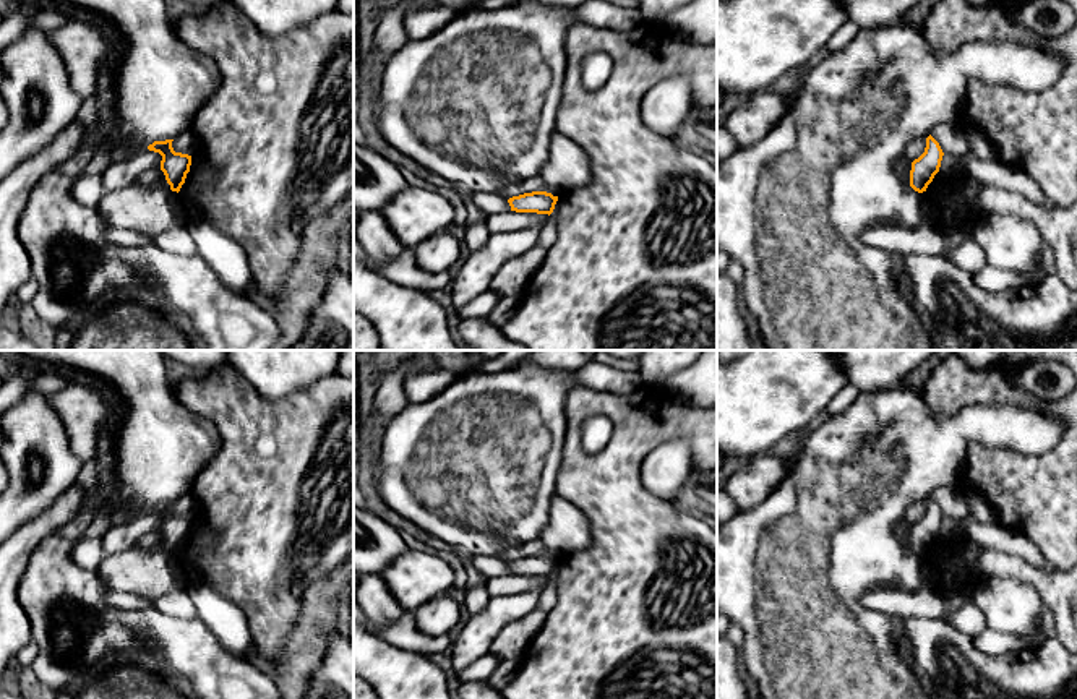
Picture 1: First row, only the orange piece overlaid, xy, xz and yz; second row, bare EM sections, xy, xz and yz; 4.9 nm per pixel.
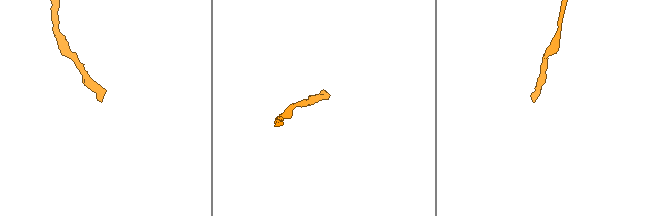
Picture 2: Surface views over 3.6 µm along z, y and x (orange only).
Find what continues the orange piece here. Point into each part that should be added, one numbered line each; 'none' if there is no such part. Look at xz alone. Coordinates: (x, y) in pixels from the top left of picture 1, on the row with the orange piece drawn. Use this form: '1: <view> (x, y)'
none

